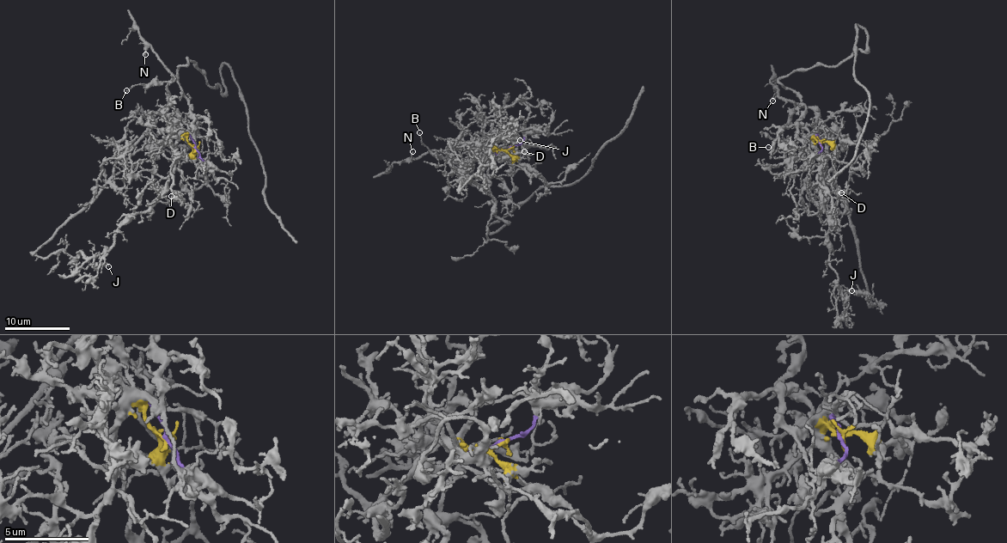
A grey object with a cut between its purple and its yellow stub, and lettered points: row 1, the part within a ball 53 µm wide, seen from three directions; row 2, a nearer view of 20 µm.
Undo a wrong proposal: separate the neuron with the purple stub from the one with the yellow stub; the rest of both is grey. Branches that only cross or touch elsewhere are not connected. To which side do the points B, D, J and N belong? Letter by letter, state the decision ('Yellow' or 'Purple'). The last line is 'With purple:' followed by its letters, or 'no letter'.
B: Purple
D: Yellow
J: Yellow
N: Purple
With purple: B, N

